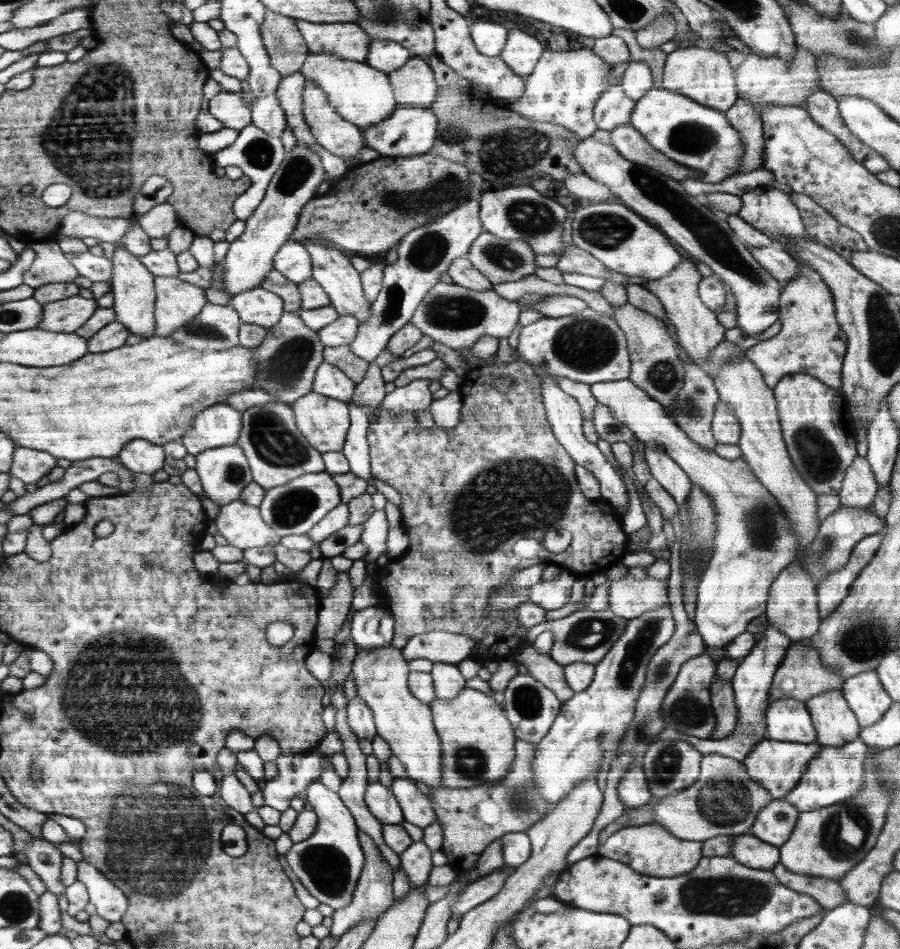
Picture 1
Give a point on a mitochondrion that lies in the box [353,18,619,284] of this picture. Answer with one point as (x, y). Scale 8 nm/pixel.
(503, 157)

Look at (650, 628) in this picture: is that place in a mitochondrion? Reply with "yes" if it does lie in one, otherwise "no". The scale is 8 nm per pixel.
yes

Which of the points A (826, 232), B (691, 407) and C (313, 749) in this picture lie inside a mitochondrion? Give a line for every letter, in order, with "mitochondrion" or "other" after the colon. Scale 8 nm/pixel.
A: other
B: mitochondrion
C: other

